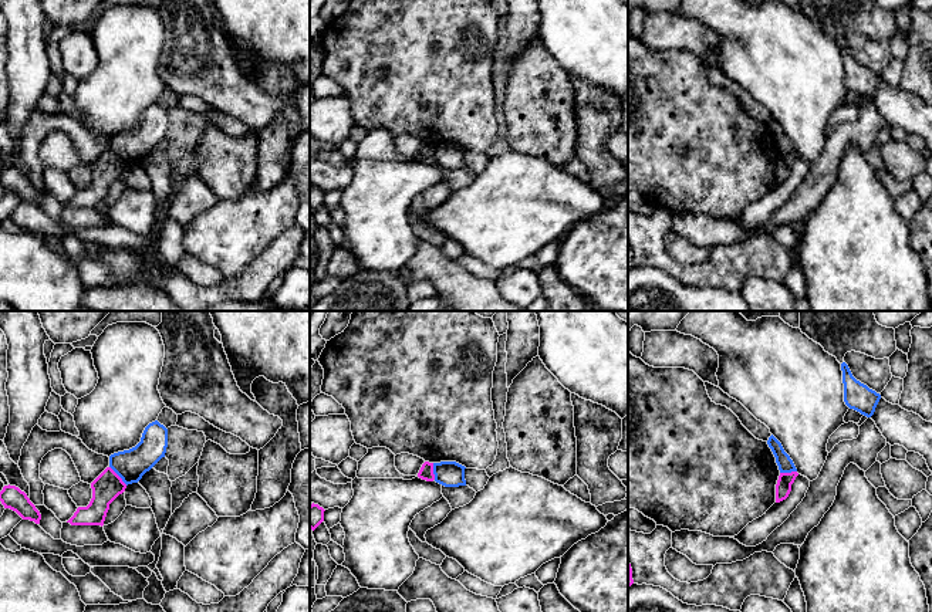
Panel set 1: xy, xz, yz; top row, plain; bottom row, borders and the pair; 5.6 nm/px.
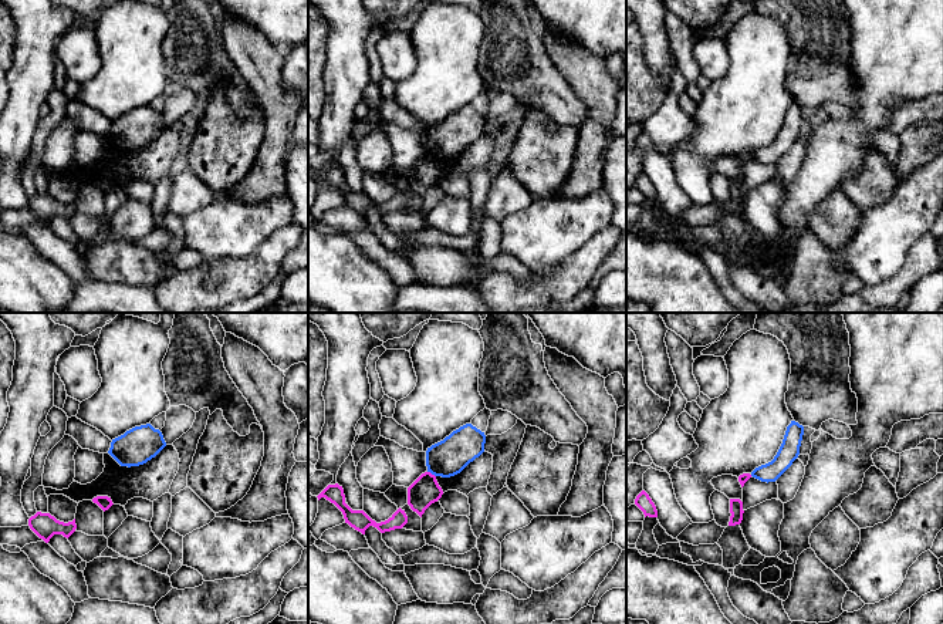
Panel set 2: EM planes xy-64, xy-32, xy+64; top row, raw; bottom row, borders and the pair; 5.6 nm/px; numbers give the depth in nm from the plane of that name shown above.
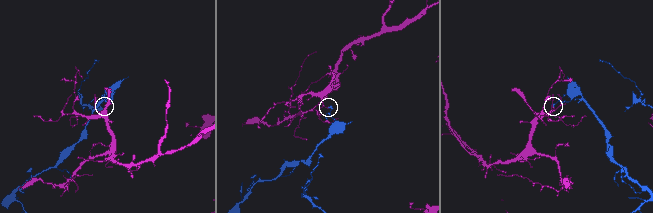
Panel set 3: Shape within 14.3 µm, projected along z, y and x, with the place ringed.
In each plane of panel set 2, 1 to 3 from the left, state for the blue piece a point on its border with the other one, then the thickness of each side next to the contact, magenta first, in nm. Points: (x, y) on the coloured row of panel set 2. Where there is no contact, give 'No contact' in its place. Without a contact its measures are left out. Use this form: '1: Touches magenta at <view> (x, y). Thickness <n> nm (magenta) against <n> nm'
1: No contact
2: Touches magenta at xy-32 (431, 474). Thickness 160 nm (magenta) against 200 nm
3: No contact

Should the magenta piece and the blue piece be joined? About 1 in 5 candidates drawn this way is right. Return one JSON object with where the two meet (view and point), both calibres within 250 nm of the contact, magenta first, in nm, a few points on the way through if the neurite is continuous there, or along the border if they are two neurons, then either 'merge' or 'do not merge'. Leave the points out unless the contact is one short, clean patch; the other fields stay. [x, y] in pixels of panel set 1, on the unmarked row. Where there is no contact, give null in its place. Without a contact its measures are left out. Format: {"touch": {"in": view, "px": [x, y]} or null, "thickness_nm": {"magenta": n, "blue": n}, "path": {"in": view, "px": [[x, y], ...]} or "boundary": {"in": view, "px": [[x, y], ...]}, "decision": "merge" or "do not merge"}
{"touch": {"in": "xy", "px": [118, 158]}, "thickness_nm": {"magenta": 160, "blue": 180}, "boundary": {"in": "xy", "px": [[110, 148], [127, 166]]}, "decision": "do not merge"}

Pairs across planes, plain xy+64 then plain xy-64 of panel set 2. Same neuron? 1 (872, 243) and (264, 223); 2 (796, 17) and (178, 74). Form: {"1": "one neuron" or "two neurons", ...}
{"1": "one neuron", "2": "one neuron"}

